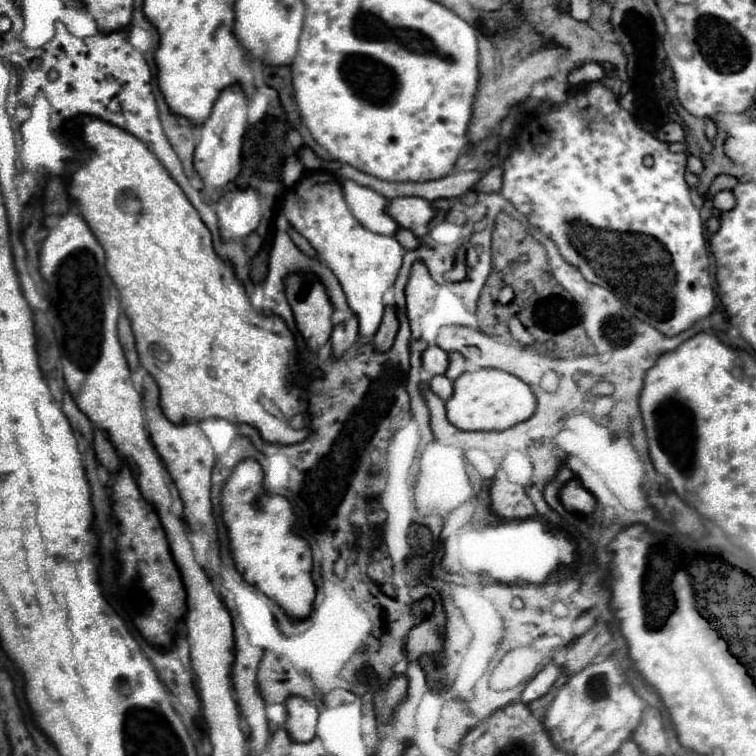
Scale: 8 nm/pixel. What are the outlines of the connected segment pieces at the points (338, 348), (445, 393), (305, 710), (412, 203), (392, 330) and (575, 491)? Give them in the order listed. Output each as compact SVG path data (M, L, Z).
M353 317L351 321L345 321L341 325L337 325L331 333L331 347L333 347L333 357L339 359L347 349L351 349L359 339L359 325L357 325L357 317Z
M435 375L429 385L431 385L431 391L435 395L439 395L443 401L447 401L447 397L451 397L451 381L445 375Z
M289 697L285 701L287 709L287 727L285 731L289 733L291 741L297 743L307 743L315 737L315 727L317 727L317 707L305 701L303 697Z
M395 197L387 203L385 211L403 229L425 227L435 215L433 205L421 197Z
M385 307L385 315L383 315L383 321L375 333L375 339L373 339L373 345L375 345L375 351L389 351L391 345L393 345L393 339L397 335L397 329L399 329L399 321L397 321L397 315L395 315L395 307Z
M577 477L569 479L561 489L559 489L559 499L563 503L563 507L567 511L579 511L579 513L587 513L587 515L593 515L595 513L595 507L597 507L597 501L595 497L591 495L591 491L587 491L581 481Z

